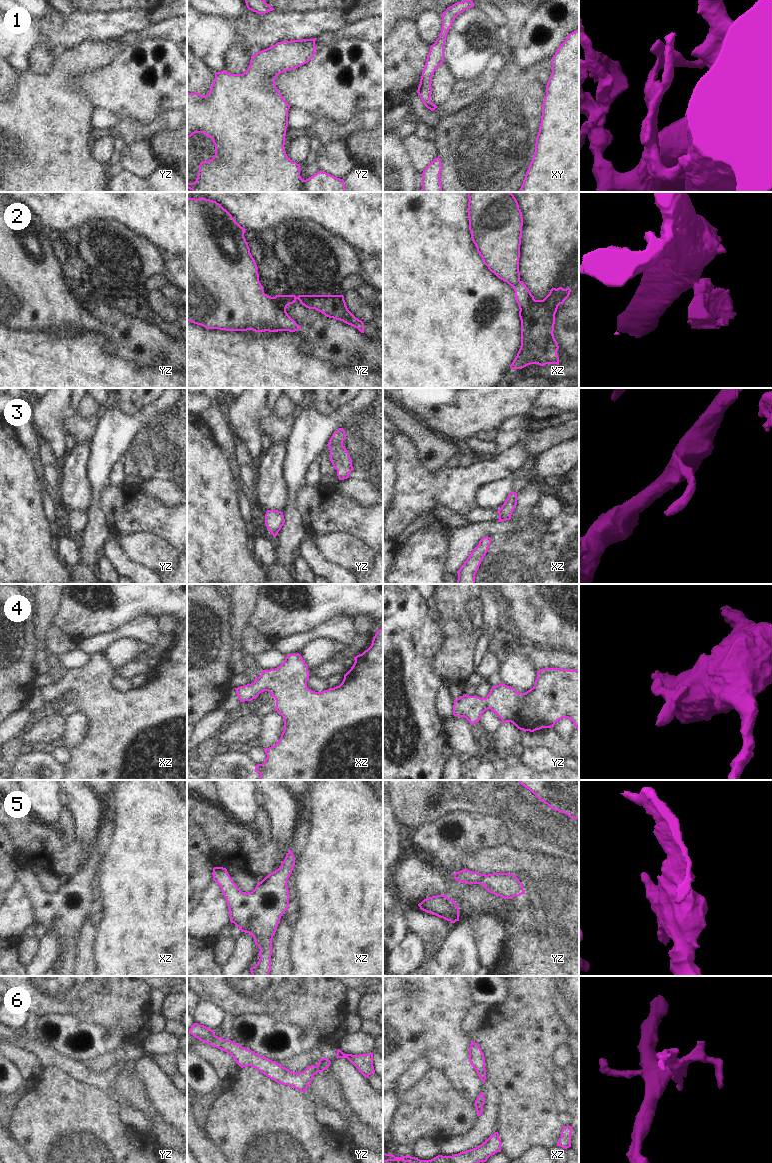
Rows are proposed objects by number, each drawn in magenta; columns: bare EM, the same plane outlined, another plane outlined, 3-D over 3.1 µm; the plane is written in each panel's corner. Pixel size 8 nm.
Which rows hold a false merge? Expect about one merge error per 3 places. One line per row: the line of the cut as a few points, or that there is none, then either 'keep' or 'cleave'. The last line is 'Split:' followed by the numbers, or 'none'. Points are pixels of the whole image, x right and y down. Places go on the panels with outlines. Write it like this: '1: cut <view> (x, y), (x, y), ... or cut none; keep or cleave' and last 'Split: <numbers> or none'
1: cut none; keep
2: cut yz (272, 297), (275, 303), (276, 324), (280, 330); cleave
3: cut none; keep
4: cut none; keep
5: cut none; keep
6: cut none; keep
Split: 2

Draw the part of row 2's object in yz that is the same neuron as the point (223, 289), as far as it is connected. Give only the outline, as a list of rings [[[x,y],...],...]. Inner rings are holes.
[[[187,197],[187,321],[206,329],[280,331],[274,299],[264,293],[259,281],[258,267],[244,237],[246,230],[216,201]]]

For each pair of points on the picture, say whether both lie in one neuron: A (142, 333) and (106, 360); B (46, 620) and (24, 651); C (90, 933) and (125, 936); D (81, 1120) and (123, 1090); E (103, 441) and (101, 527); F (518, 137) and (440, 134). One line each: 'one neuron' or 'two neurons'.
A: two neurons
B: two neurons
C: two neurons
D: two neurons
E: one neuron
F: one neuron

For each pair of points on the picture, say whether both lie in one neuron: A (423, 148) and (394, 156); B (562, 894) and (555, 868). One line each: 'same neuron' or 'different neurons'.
A: different neurons
B: different neurons

